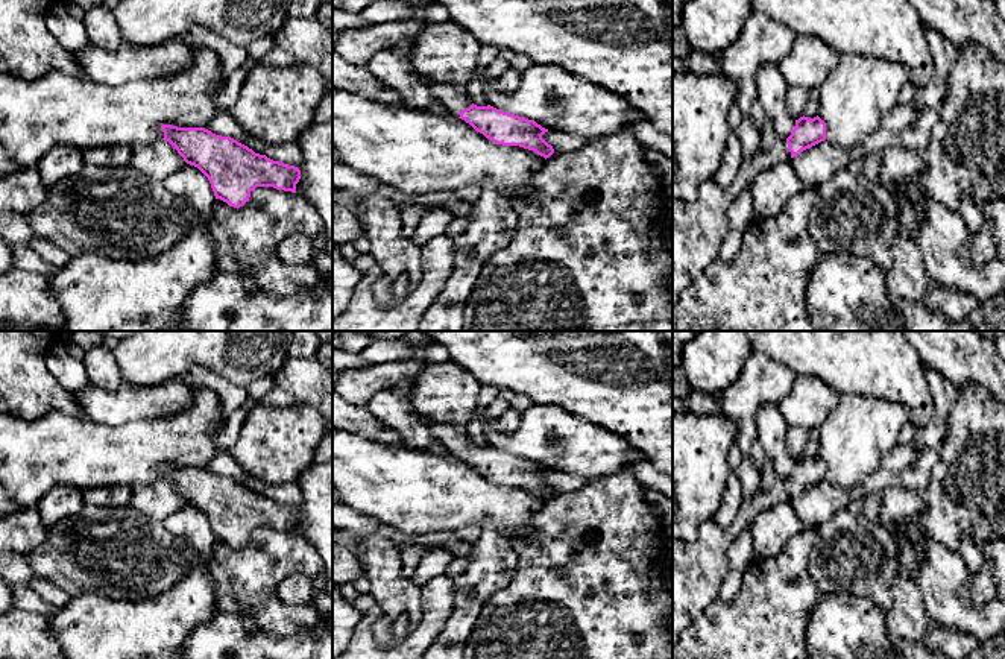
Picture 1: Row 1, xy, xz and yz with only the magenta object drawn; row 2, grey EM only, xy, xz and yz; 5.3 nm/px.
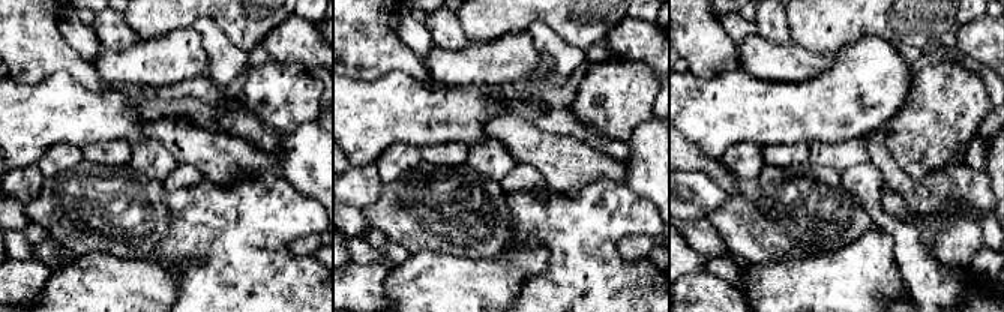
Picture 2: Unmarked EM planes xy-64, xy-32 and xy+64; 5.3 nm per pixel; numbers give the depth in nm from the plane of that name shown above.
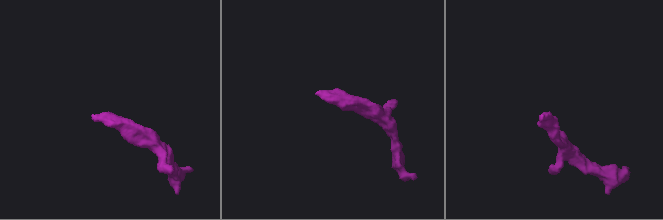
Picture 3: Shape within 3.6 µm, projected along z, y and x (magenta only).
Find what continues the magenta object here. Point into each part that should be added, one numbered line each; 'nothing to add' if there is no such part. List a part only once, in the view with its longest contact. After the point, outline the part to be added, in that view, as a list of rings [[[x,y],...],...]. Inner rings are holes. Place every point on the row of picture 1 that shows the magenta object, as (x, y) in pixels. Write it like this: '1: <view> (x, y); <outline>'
1: xz (454, 99); [[[413,36],[411,39],[402,43],[402,44],[393,47],[393,50],[398,52],[398,53],[401,53],[401,55],[410,62],[411,71],[413,71],[416,76],[419,76],[422,80],[427,82],[427,85],[428,85],[428,88],[430,88],[433,97],[434,97],[436,100],[439,100],[439,102],[451,112],[451,115],[452,115],[454,118],[458,118],[458,117],[460,117],[460,112],[472,105],[472,99],[469,97],[468,90],[466,90],[466,88],[465,88],[465,90],[460,90],[460,88],[457,88],[457,87],[454,87],[454,85],[449,85],[449,84],[439,84],[439,82],[433,82],[433,80],[430,80],[430,79],[422,77],[422,76],[413,68],[413,65],[411,65],[413,46],[414,46],[414,36]]]

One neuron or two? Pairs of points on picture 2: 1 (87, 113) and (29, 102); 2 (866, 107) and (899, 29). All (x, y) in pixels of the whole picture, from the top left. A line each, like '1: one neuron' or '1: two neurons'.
1: one neuron
2: two neurons

